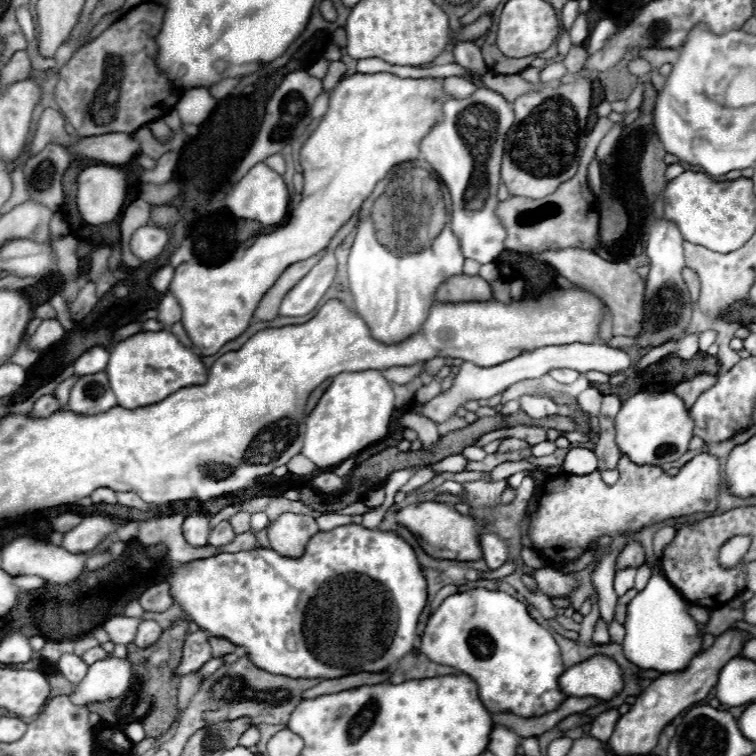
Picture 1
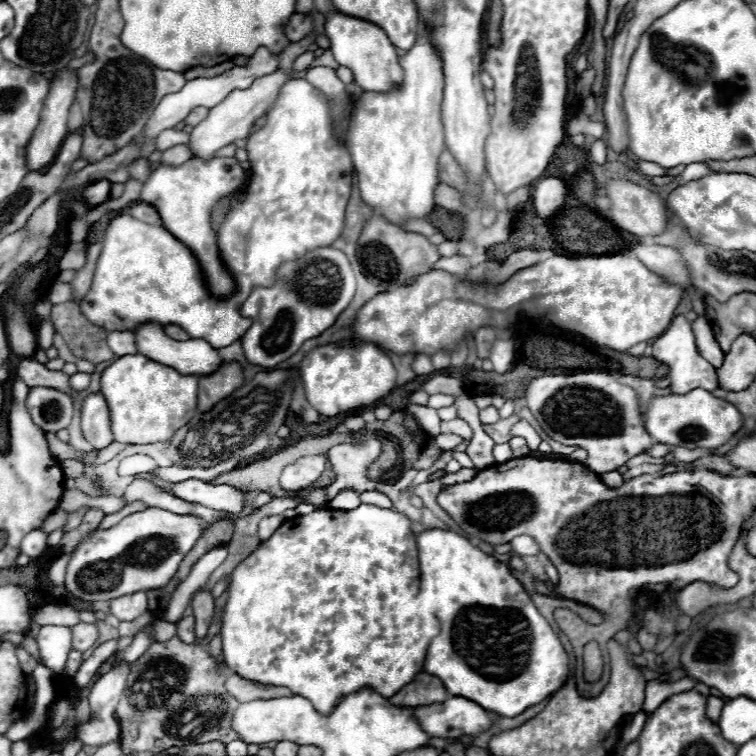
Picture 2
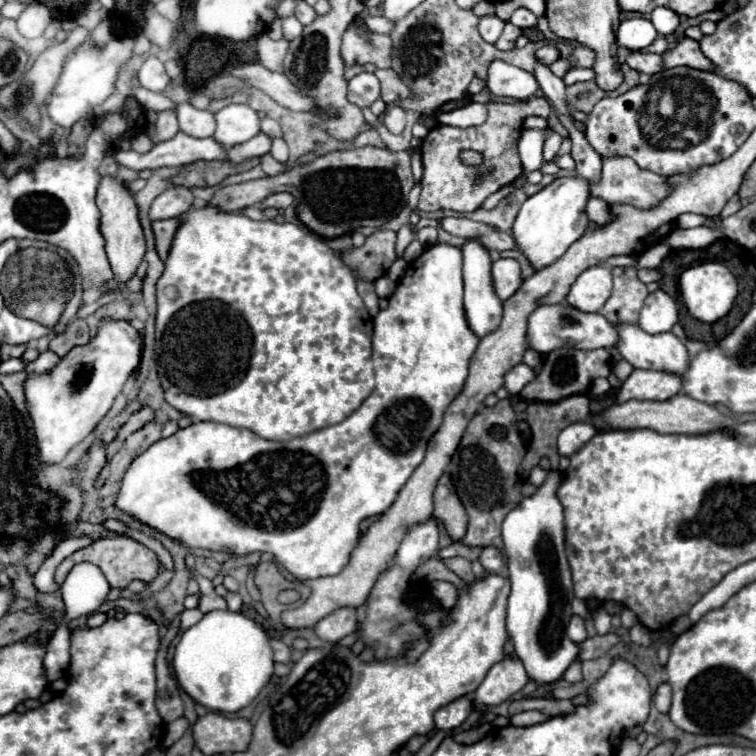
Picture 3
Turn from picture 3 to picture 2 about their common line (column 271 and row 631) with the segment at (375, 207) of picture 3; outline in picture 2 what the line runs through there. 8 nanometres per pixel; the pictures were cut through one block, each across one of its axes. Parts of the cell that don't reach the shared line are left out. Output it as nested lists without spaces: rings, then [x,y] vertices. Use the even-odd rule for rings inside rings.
[[[186,616],[182,618],[176,626],[178,626],[178,638],[184,642],[184,644],[194,644],[196,642],[196,634],[194,634],[194,616]]]

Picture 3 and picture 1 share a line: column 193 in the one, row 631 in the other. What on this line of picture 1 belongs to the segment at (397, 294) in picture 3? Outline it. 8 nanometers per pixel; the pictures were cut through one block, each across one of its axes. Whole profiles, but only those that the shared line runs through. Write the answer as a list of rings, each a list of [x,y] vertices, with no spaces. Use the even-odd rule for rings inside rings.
[[[474,588],[462,594],[448,596],[428,618],[420,650],[436,664],[452,666],[468,674],[478,684],[482,704],[488,712],[510,712],[522,718],[534,718],[554,712],[568,698],[558,686],[558,678],[564,672],[564,664],[556,640],[546,628],[542,628],[536,620],[530,618],[526,606],[520,600],[504,592]]]

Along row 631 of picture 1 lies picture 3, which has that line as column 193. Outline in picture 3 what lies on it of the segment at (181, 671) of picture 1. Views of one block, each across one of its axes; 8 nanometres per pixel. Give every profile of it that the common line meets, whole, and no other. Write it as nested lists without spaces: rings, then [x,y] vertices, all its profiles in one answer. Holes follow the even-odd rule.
[[[174,186],[168,192],[162,192],[150,206],[148,218],[154,220],[166,220],[166,218],[178,218],[186,210],[190,210],[194,204],[194,196],[190,188]]]

